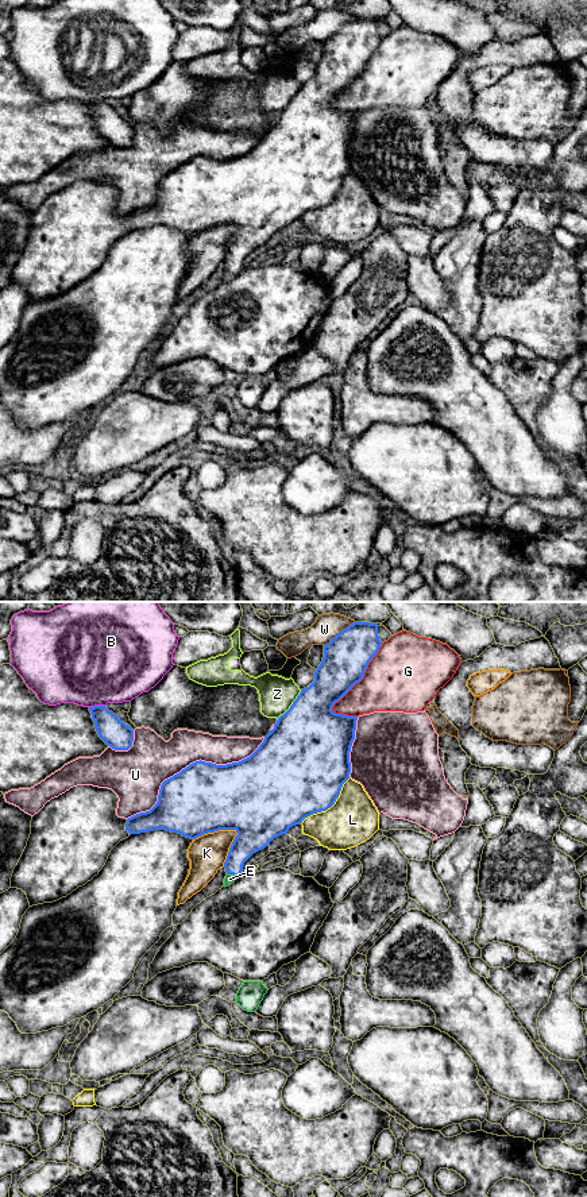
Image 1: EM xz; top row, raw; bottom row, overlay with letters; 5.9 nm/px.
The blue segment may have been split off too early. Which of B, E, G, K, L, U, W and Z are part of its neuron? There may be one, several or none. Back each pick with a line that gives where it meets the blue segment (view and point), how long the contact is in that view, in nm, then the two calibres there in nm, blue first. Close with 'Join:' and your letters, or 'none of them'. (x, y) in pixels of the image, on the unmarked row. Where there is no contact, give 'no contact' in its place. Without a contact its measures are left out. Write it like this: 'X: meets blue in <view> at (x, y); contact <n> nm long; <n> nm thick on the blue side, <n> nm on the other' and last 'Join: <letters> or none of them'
E: meets blue in xz at (232, 269); contact 70 nm long; 180 nm thick on the blue side, 60 nm on the other
Join: E

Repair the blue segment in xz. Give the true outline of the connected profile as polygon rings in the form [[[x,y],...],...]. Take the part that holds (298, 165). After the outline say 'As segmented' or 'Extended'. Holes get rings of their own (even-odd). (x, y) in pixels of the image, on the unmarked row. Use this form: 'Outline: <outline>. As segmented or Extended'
Outline: [[[354,18],[336,30],[329,39],[324,40],[324,53],[314,67],[314,77],[301,85],[290,104],[278,113],[274,124],[250,152],[227,161],[216,161],[201,155],[190,159],[162,178],[158,197],[150,206],[127,215],[125,227],[131,231],[166,225],[196,235],[219,225],[235,225],[237,231],[224,258],[227,271],[223,282],[231,281],[242,270],[244,258],[254,248],[269,242],[274,233],[287,229],[290,223],[302,219],[305,213],[327,206],[335,200],[343,179],[350,174],[350,147],[355,135],[358,112],[336,109],[332,103],[363,74],[368,58],[381,42],[378,19]]]. Extended

